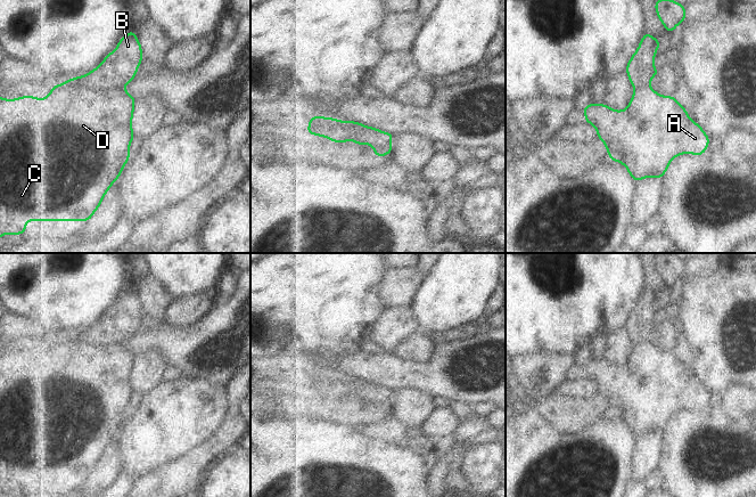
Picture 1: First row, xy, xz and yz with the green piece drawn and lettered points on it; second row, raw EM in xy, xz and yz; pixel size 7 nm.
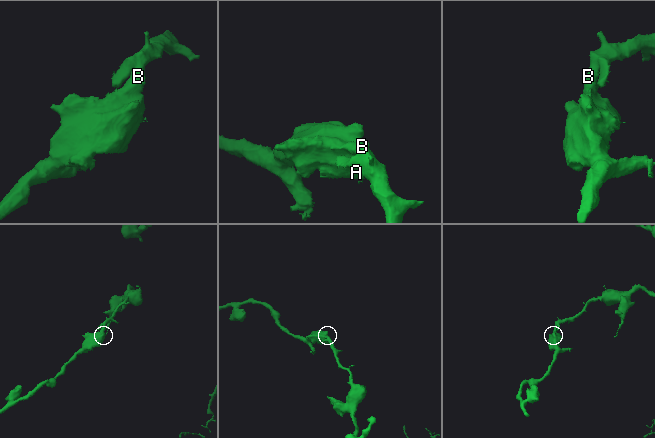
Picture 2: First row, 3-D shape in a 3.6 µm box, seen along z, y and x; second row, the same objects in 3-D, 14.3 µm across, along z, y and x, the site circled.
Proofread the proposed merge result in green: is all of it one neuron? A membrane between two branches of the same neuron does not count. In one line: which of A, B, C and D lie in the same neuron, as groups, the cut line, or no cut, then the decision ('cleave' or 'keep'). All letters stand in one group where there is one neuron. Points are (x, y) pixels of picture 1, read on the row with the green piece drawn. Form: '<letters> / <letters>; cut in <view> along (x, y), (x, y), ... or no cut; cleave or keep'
A C D / B; cut in xy along (80, 76), (85, 83), (97, 89), (122, 88); cleave

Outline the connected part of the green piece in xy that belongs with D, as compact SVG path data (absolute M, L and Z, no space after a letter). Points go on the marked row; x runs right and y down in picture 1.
M74 76L61 84L54 84L46 98L20 96L15 99L0 97L0 236L23 235L27 221L90 221L112 185L120 178L131 155L129 148L134 138L132 117L135 98L123 88L101 91Z

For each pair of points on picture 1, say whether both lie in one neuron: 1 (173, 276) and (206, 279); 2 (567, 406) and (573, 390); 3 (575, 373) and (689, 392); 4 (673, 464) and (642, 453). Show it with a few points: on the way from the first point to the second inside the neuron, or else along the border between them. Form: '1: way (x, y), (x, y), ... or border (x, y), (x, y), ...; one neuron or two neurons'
1: way (181, 276), (198, 276); one neuron
2: border (559, 391), (577, 398), (591, 398), (597, 393); two neurons
3: way (604, 374), (615, 384), (625, 389), (660, 389); one neuron
4: border (663, 434), (659, 462), (655, 475); two neurons

